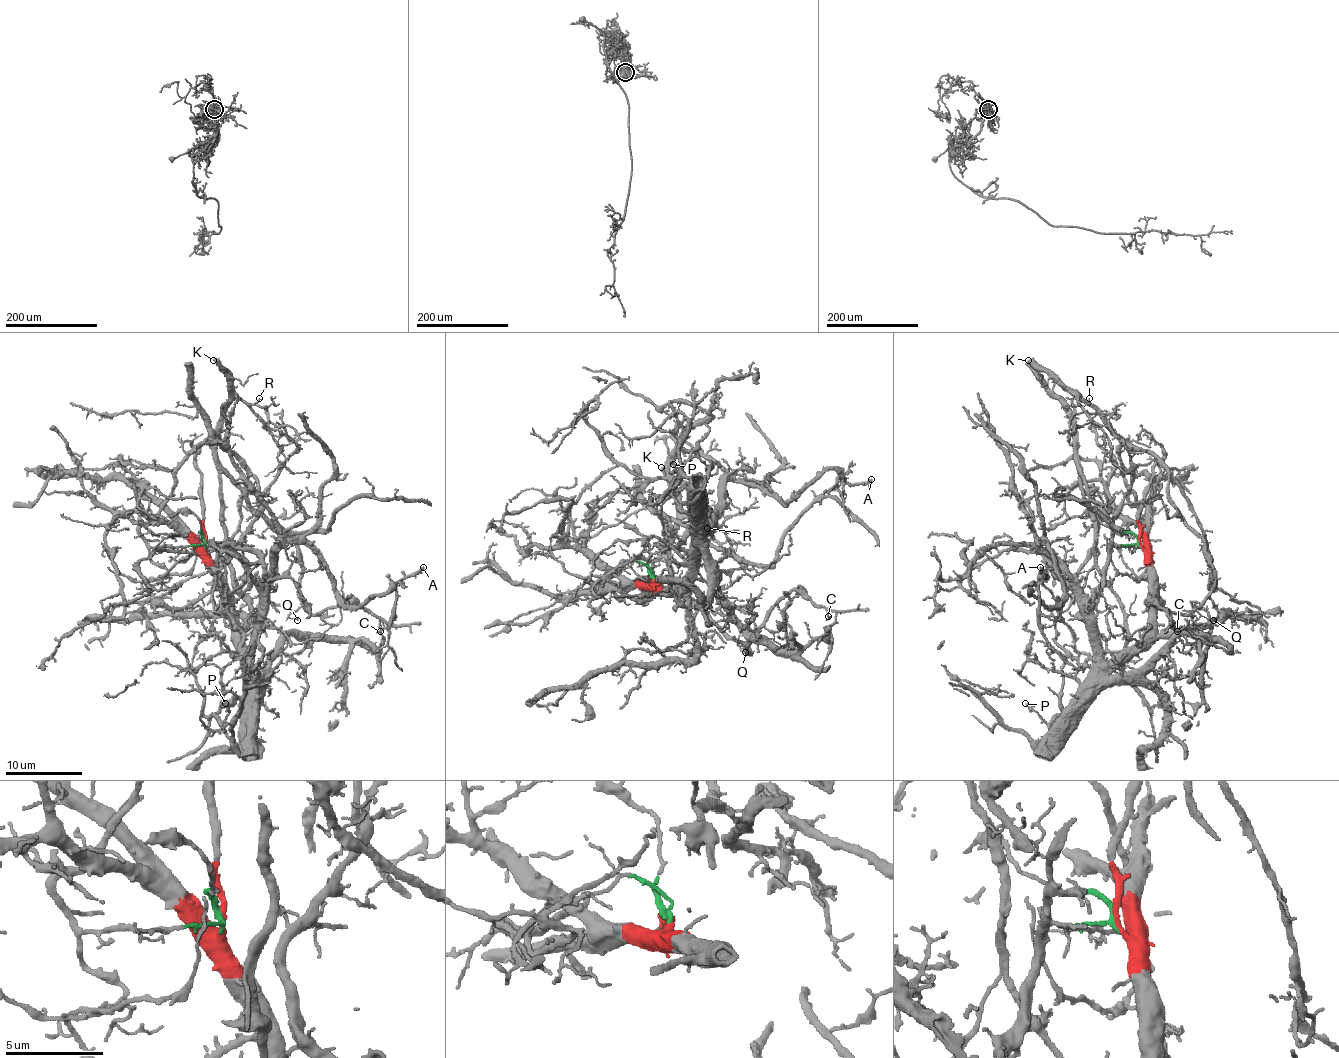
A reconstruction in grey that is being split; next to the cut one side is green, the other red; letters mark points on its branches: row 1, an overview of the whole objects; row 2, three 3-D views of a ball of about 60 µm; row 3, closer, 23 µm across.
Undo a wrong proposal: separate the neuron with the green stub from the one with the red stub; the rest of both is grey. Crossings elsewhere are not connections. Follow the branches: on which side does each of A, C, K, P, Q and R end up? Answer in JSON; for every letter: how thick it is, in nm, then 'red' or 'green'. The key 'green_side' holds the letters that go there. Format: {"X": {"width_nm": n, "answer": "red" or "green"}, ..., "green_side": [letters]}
{"A": {"width_nm": 200, "answer": "red"}, "C": {"width_nm": 130, "answer": "green"}, "K": {"width_nm": 440, "answer": "green"}, "P": {"width_nm": 150, "answer": "red"}, "Q": {"width_nm": 130, "answer": "green"}, "R": {"width_nm": 110, "answer": "green"}, "green_side": ["C", "K", "Q", "R"]}

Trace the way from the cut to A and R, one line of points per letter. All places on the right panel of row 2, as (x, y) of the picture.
A: (1140, 544), (1150, 624), (1108, 661), (1079, 584), (1044, 544), (1063, 592), (1058, 605), (1031, 593), (1040, 567)
R: (1138, 544), (1123, 545), (1142, 547), (1142, 528), (1121, 463), (1121, 438), (1079, 398), (1083, 405), (1088, 398)

